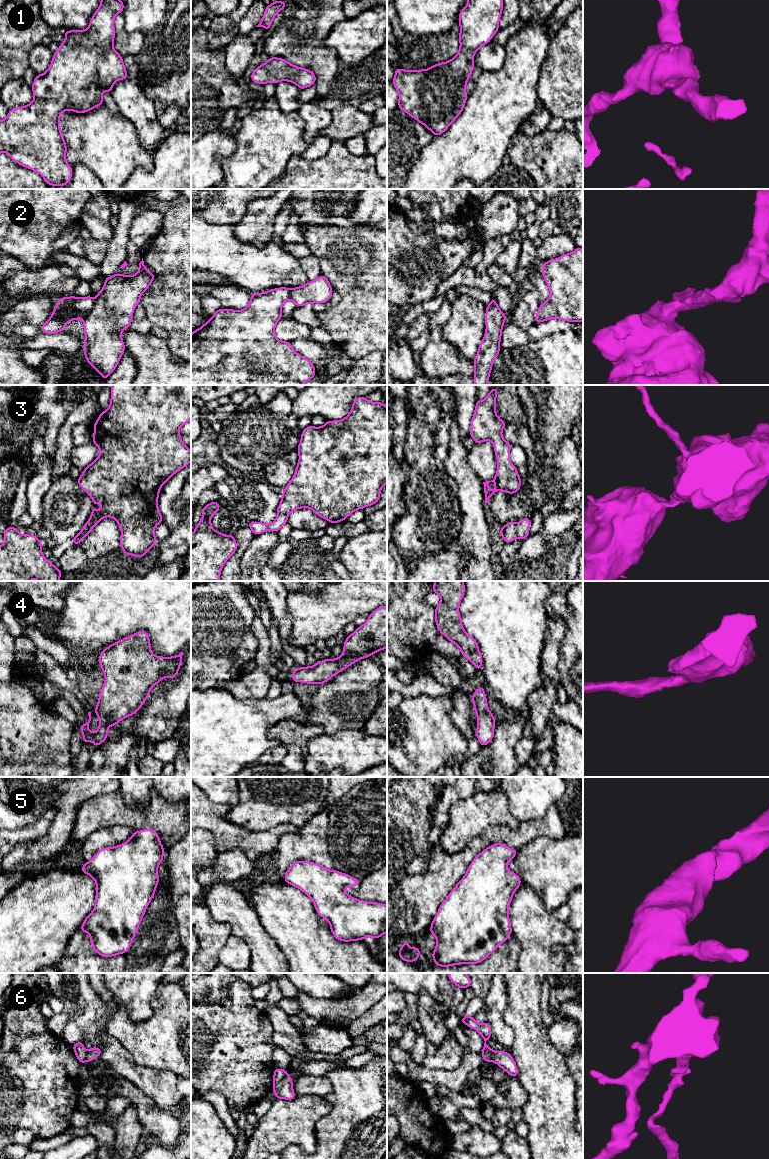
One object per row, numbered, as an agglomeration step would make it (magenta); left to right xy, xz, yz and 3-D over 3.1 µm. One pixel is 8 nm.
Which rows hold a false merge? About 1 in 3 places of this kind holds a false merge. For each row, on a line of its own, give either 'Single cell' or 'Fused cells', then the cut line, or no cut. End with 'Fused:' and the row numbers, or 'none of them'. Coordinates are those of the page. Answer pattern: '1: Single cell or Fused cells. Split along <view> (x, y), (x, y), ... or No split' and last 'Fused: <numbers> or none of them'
1: Single cell. No split
2: Fused cells. Split along xy (95, 300), (92, 309), (83, 318)
3: Fused cells. Split along xy (88, 521), (89, 530), (85, 534)
4: Single cell. No split
5: Single cell. No split
6: Fused cells. Split along xz (287, 1075), (274, 1083)
Fused: 2, 3, 6

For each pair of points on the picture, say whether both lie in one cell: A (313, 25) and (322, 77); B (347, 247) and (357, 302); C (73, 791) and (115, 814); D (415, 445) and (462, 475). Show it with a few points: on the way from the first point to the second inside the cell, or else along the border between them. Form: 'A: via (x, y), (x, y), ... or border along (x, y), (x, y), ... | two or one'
A: via (313, 38), (314, 64) | one
B: via (356, 261), (357, 288) | one
C: border along (111, 793), (86, 800), (75, 819) | two
D: border along (448, 440), (445, 469), (455, 484) | two

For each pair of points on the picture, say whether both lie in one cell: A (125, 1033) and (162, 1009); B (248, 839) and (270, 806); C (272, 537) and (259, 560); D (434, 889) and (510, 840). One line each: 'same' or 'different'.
A: same
B: different
C: same
D: same

